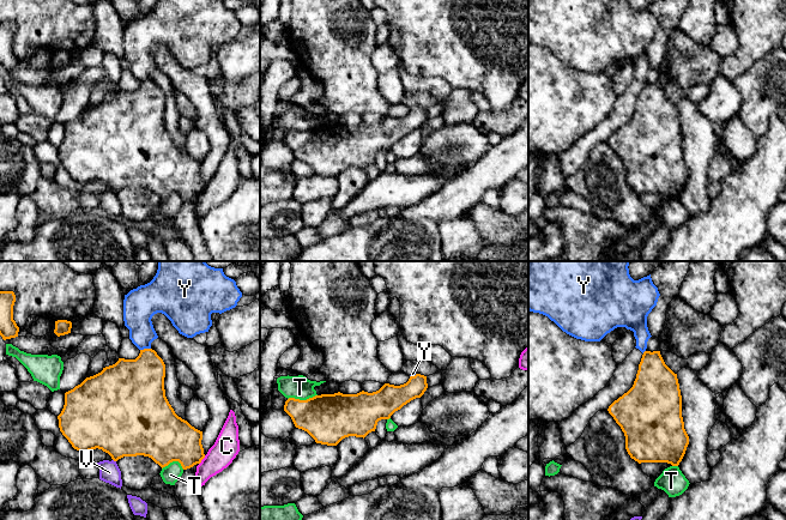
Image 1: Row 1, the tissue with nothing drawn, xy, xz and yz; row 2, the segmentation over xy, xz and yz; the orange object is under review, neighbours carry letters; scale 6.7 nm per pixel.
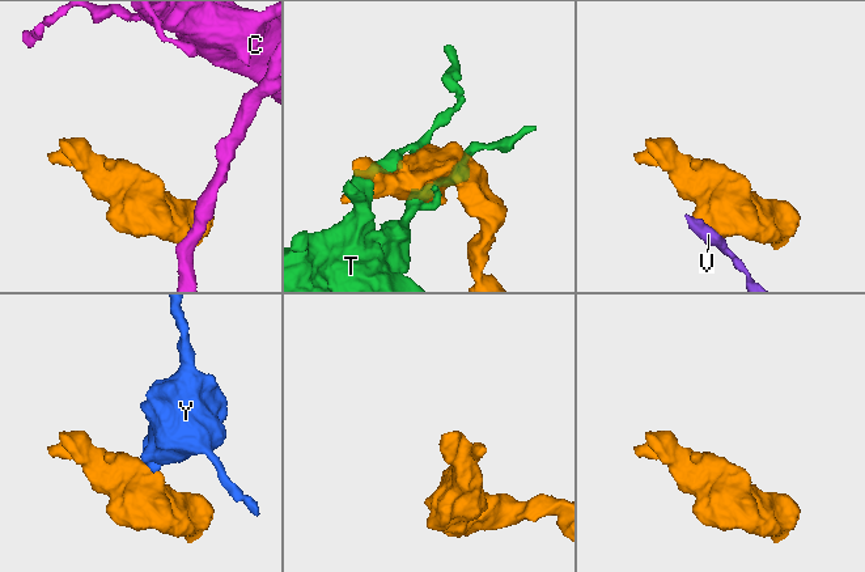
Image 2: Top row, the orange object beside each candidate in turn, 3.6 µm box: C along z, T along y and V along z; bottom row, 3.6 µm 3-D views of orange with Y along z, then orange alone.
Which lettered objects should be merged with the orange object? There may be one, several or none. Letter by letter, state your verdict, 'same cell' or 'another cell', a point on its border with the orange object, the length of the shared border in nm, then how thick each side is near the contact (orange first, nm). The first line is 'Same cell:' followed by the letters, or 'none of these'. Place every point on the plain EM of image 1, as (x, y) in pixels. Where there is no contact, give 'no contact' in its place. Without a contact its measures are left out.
Same cell: none of these
C: another cell | xy (201, 191) | 80 nm | 300/170 nm
T: another cell | xz (302, 132) | 200 nm | 340/160 nm
V: another cell | xy (114, 192) | 30 nm | 440/140 nm
Y: another cell | xy (145, 80) | 70 nm | 360/190 nm

